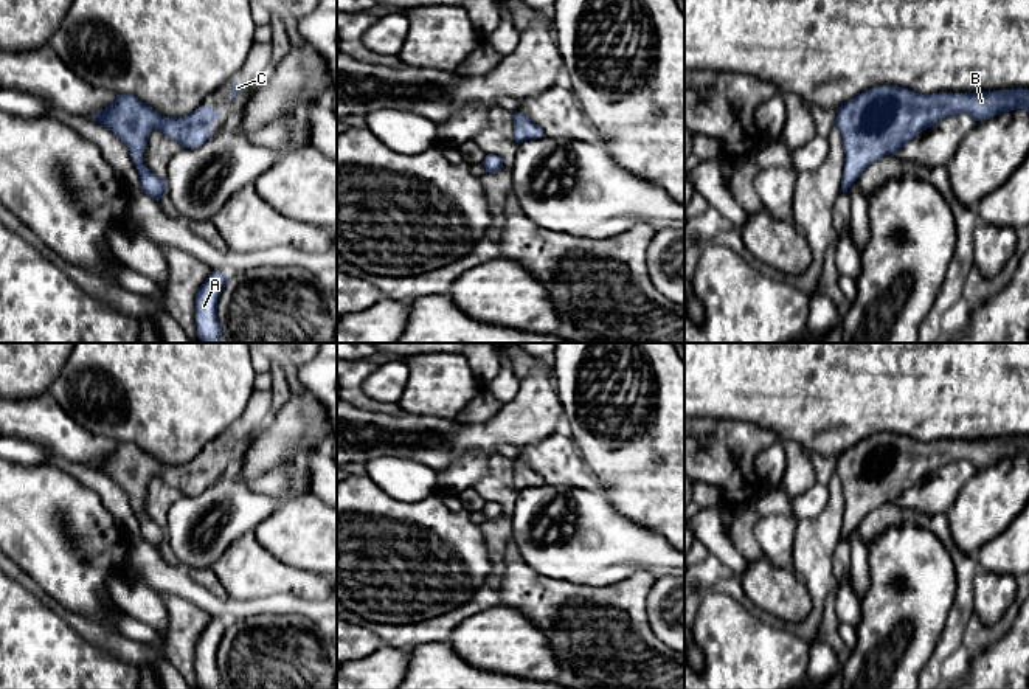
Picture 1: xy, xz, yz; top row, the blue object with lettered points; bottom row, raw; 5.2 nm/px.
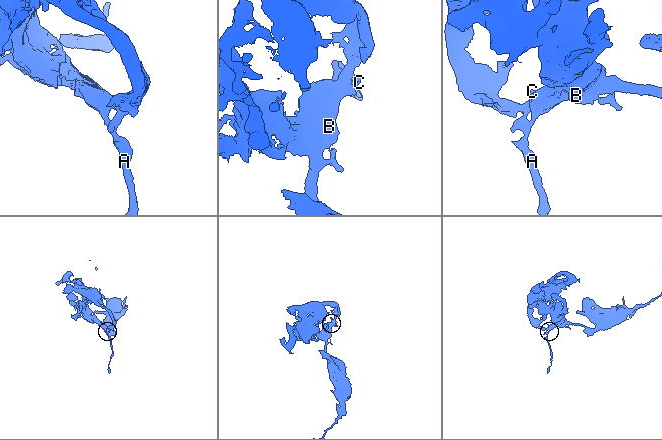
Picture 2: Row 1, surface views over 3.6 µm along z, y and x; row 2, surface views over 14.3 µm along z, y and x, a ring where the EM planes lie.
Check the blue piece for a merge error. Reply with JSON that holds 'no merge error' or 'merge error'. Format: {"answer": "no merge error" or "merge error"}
{"answer": "no merge error"}

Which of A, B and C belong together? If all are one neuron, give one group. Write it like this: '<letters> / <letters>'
A B C

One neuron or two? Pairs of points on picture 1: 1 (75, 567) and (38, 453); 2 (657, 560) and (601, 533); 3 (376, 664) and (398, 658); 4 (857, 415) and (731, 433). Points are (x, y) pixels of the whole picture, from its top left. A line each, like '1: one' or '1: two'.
1: two
2: one
3: one
4: two

